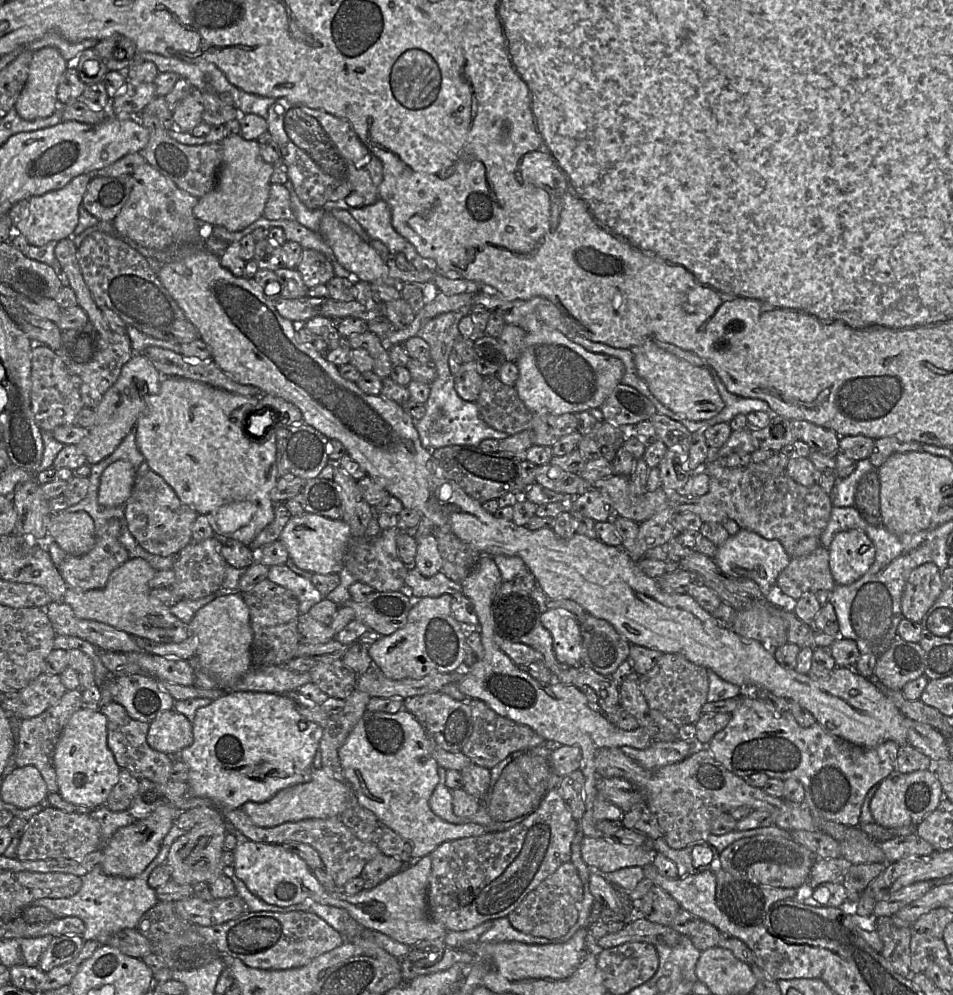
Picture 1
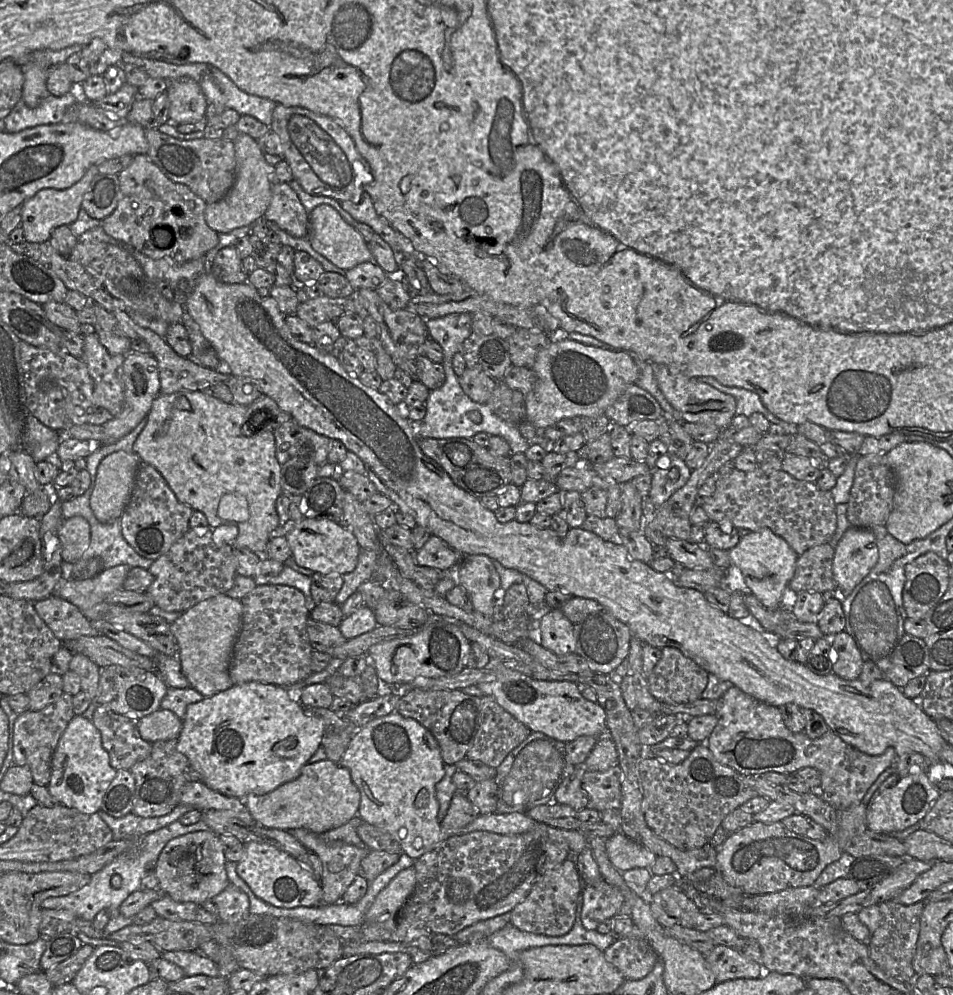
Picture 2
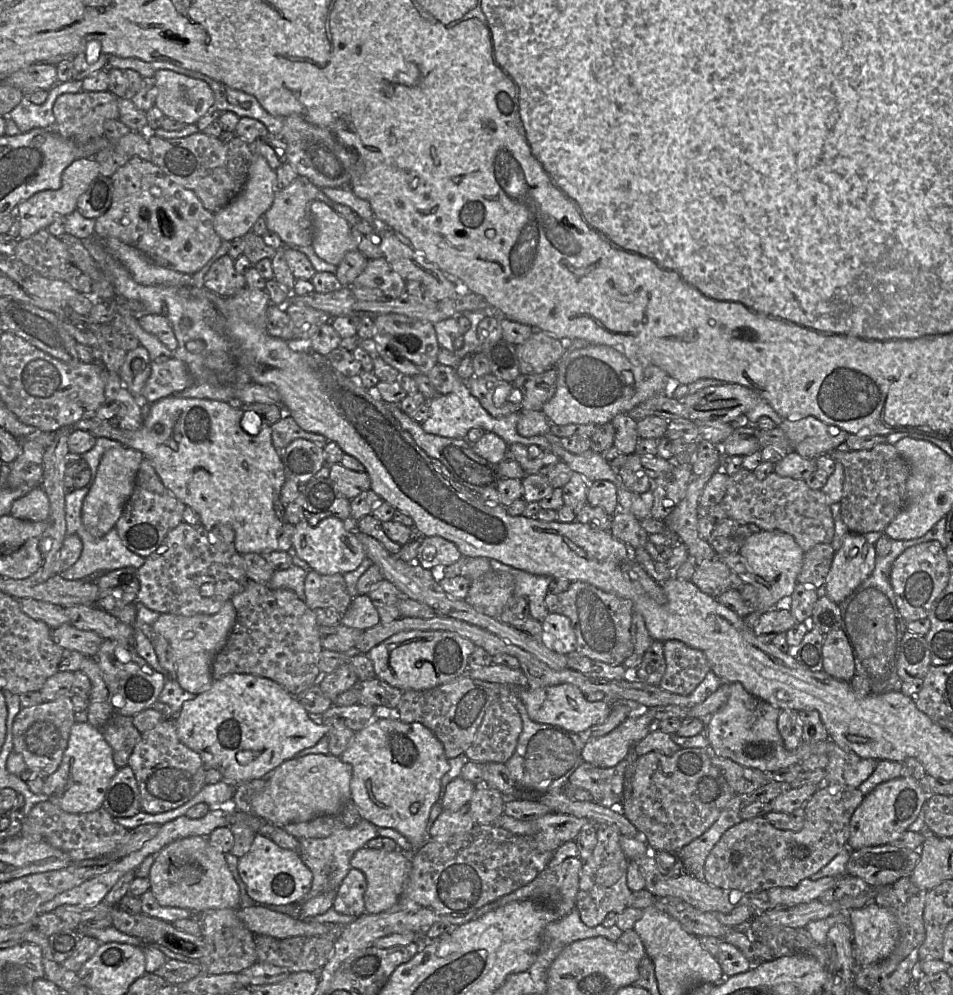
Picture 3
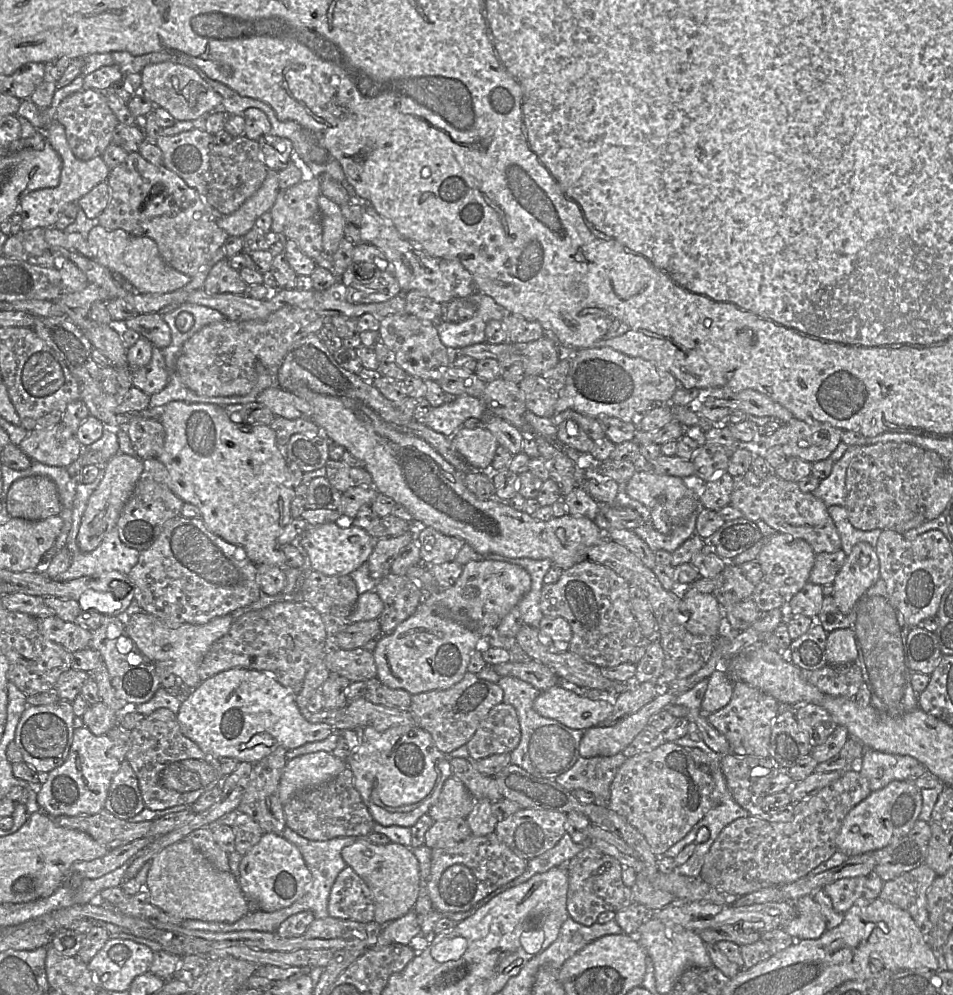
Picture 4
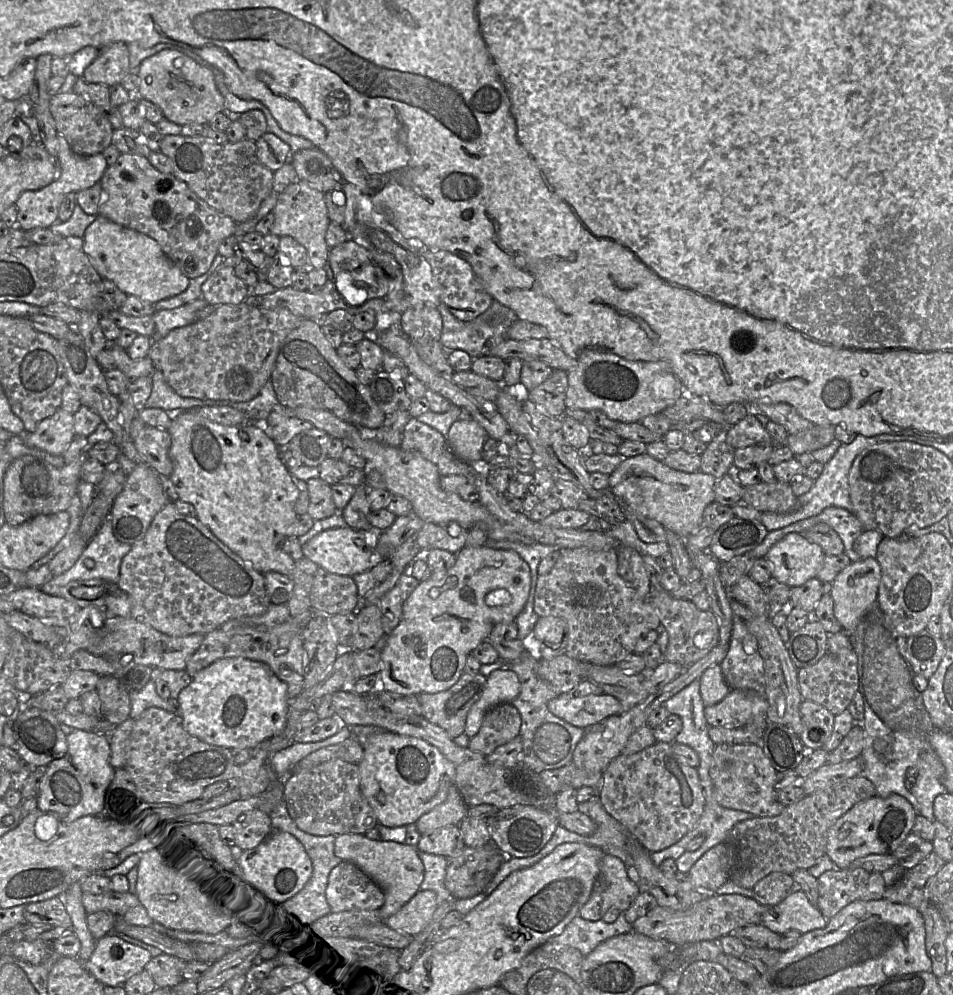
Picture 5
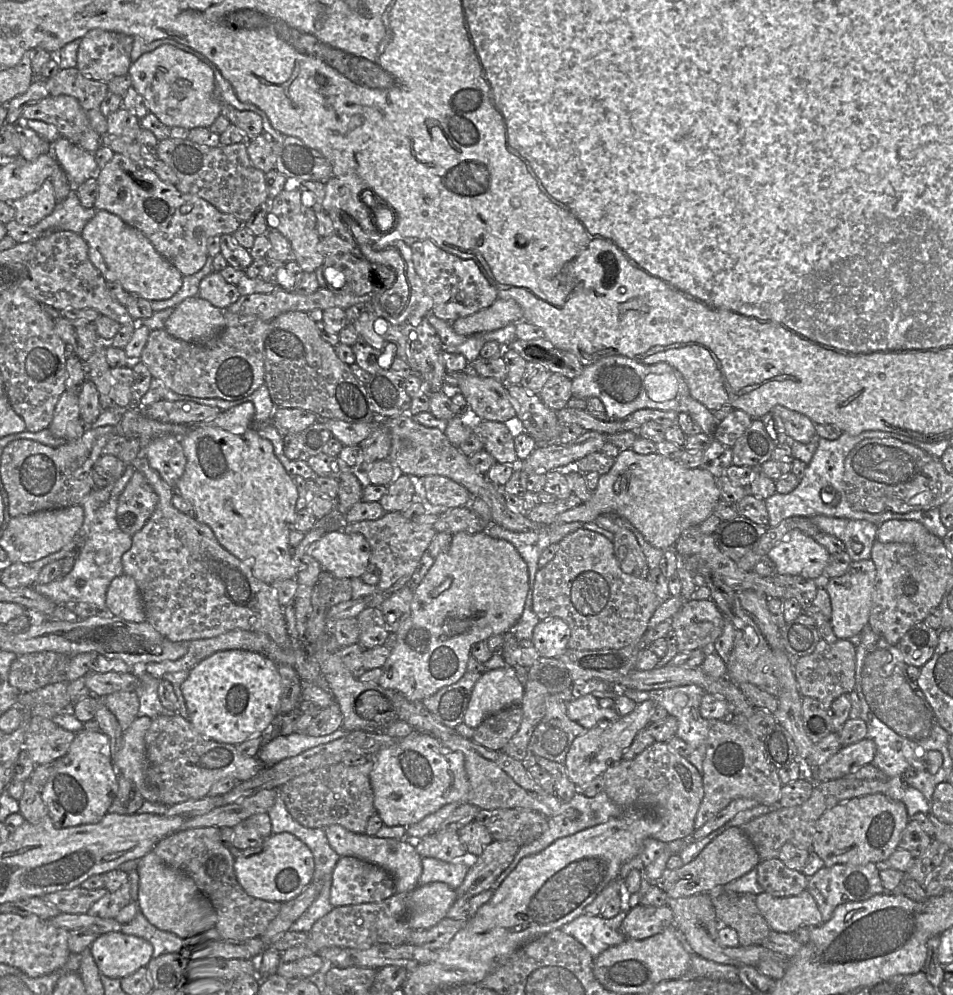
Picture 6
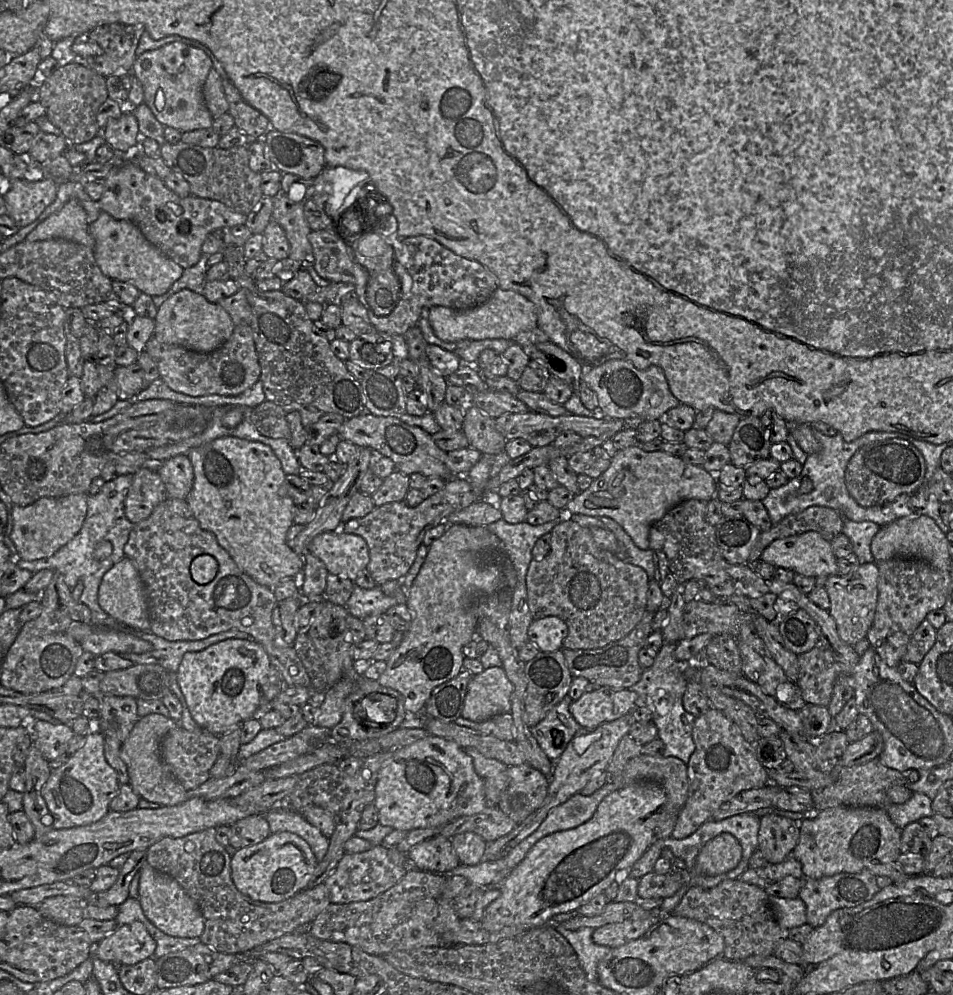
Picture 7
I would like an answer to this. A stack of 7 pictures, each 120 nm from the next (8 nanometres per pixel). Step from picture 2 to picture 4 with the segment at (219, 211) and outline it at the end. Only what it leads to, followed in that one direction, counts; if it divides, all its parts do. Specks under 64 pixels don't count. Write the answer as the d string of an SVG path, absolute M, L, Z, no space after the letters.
M268 170L260 188L235 212L222 215L218 221L218 226L229 236L244 237L254 228L256 219L263 213L270 211L276 201L278 192L278 172Z

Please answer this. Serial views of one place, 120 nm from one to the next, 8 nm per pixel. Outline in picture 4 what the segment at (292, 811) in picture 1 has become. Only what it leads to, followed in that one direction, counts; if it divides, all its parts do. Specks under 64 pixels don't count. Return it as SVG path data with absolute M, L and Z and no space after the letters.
M325 751L287 760L279 783L280 801L285 805L299 792L332 780L347 767L346 761Z

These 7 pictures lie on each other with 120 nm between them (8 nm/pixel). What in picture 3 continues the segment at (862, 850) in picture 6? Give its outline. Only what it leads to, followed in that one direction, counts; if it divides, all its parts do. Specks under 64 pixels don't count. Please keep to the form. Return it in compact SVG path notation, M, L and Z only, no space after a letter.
M899 777L879 784L854 811L850 820L850 835L846 847L859 850L868 846L889 844L898 838L917 819L929 796L919 781Z

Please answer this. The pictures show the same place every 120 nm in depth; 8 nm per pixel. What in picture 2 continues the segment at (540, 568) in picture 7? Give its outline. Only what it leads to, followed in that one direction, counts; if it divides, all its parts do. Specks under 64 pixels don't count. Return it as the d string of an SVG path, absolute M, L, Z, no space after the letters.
M573 596L560 607L560 610L573 624L577 642L576 653L587 661L593 673L613 675L629 655L633 637L630 628L606 607L592 599Z

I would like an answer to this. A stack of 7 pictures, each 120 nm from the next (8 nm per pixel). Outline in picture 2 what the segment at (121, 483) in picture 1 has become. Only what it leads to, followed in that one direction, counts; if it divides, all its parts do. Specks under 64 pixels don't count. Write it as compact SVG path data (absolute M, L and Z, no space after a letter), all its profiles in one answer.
M117 451L106 456L98 466L90 507L101 523L121 517L131 497L140 463L135 453Z

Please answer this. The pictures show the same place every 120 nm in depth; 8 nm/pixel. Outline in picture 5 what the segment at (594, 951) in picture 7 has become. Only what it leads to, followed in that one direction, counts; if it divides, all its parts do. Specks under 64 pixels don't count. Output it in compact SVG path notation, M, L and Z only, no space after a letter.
M621 912L612 923L606 923L602 919L588 921L577 915L560 935L552 937L548 942L574 948L585 957L607 939L630 931L632 931L632 925L625 920L624 912Z

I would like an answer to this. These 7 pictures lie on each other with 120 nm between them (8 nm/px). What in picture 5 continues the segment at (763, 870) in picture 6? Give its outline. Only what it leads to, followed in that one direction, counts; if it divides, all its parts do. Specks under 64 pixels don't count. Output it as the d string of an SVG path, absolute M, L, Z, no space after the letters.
M772 872L755 884L753 899L772 907L799 889L799 885L790 874Z

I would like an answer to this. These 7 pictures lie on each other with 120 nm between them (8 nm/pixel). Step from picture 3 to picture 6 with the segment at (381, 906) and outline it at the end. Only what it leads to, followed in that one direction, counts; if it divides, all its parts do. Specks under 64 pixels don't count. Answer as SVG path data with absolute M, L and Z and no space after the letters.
M339 825L328 826L324 831L330 847L340 857L355 857L386 870L394 880L396 893L408 894L417 887L422 857L416 852L415 847L407 841L407 836L401 840L383 839L353 833Z

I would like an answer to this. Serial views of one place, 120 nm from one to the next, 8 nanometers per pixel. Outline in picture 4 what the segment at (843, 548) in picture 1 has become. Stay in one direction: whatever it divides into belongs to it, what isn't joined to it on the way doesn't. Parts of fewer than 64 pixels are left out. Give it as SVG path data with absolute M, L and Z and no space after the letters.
M867 542L854 545L832 583L831 596L841 613L848 615L879 578L879 560L875 548Z

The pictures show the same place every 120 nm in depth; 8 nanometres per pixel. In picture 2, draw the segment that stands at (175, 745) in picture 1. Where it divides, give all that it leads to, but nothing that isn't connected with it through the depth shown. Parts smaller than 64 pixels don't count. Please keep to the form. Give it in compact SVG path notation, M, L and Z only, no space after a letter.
M167 709L159 710L142 717L138 721L141 737L154 743L160 740L178 739L183 727L183 720Z

